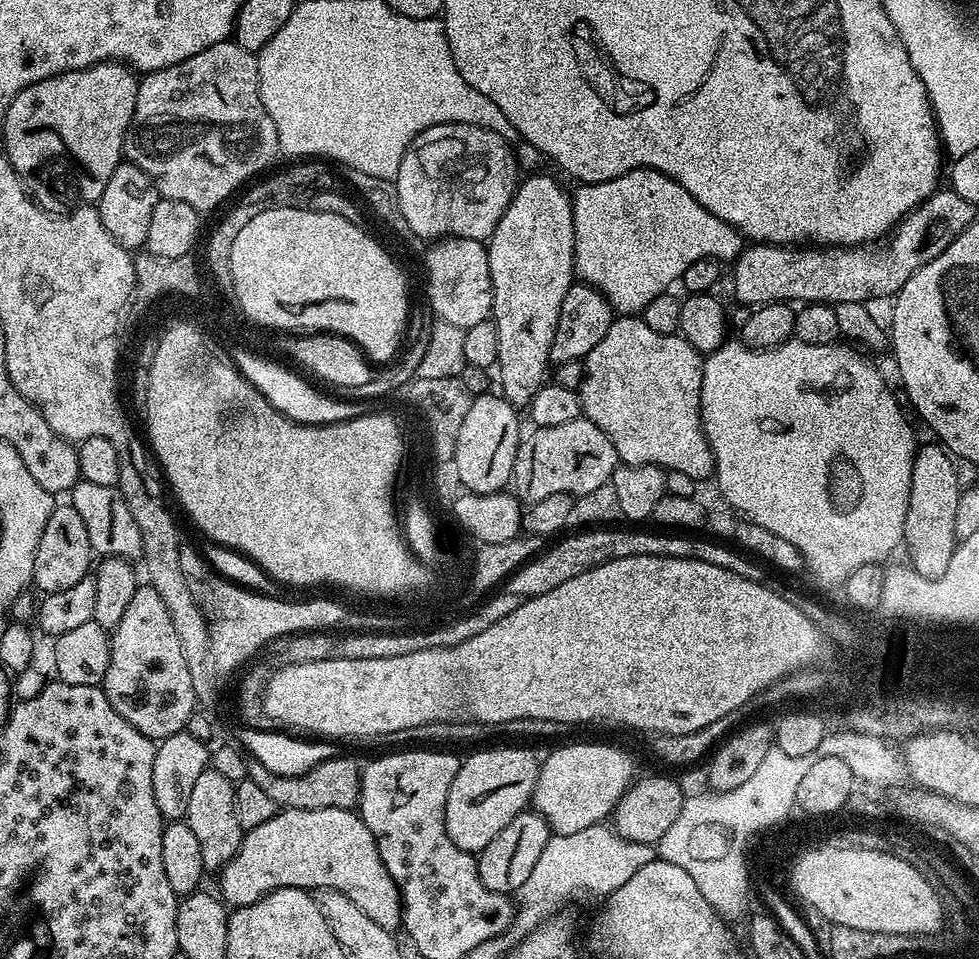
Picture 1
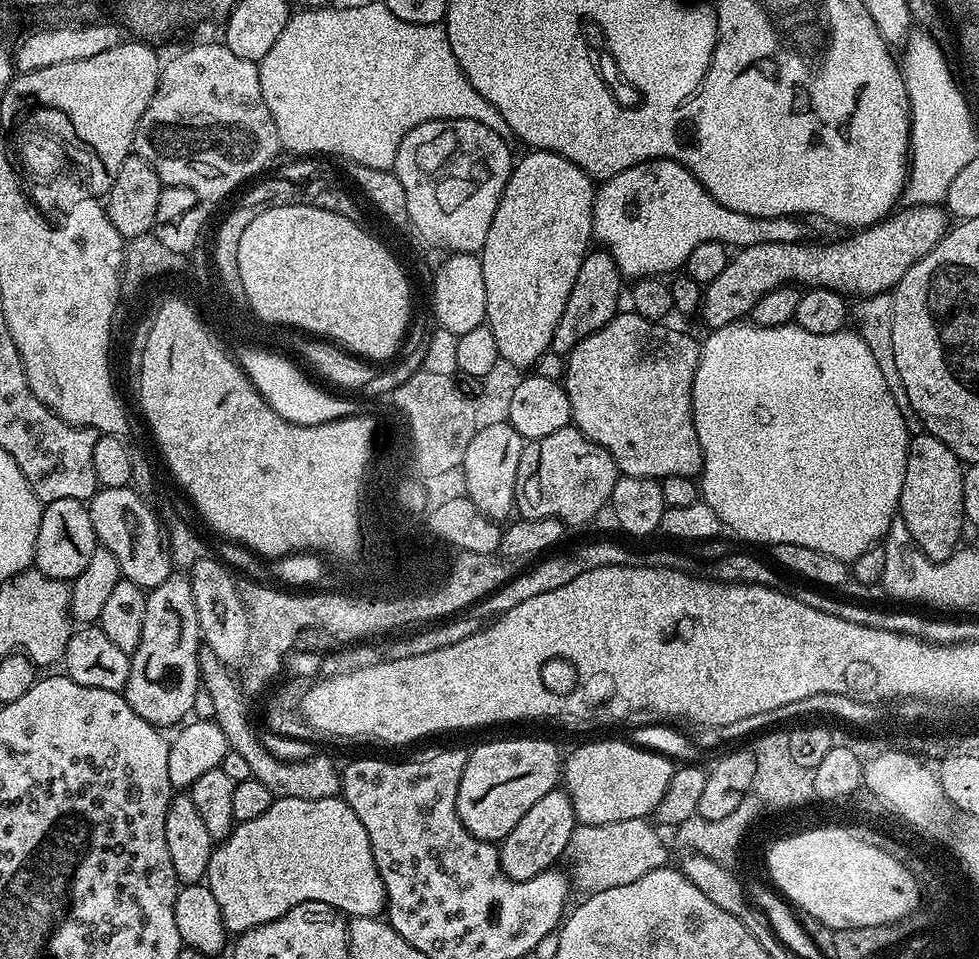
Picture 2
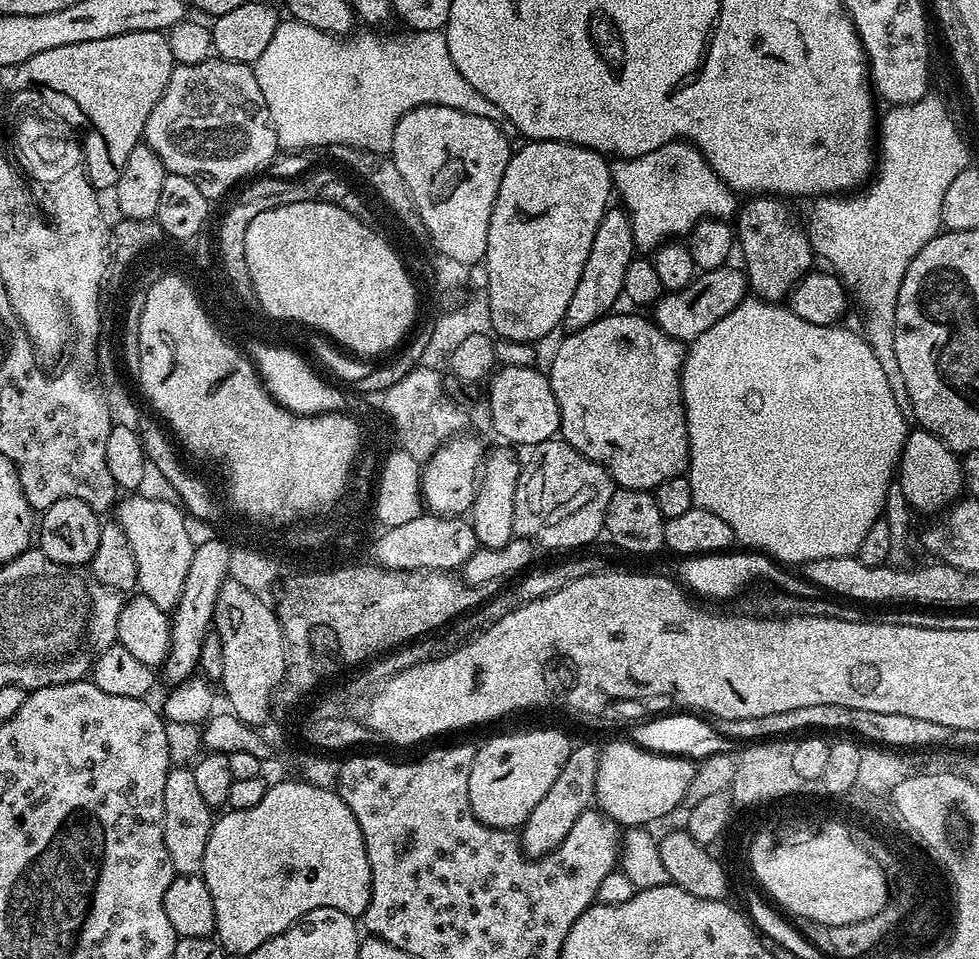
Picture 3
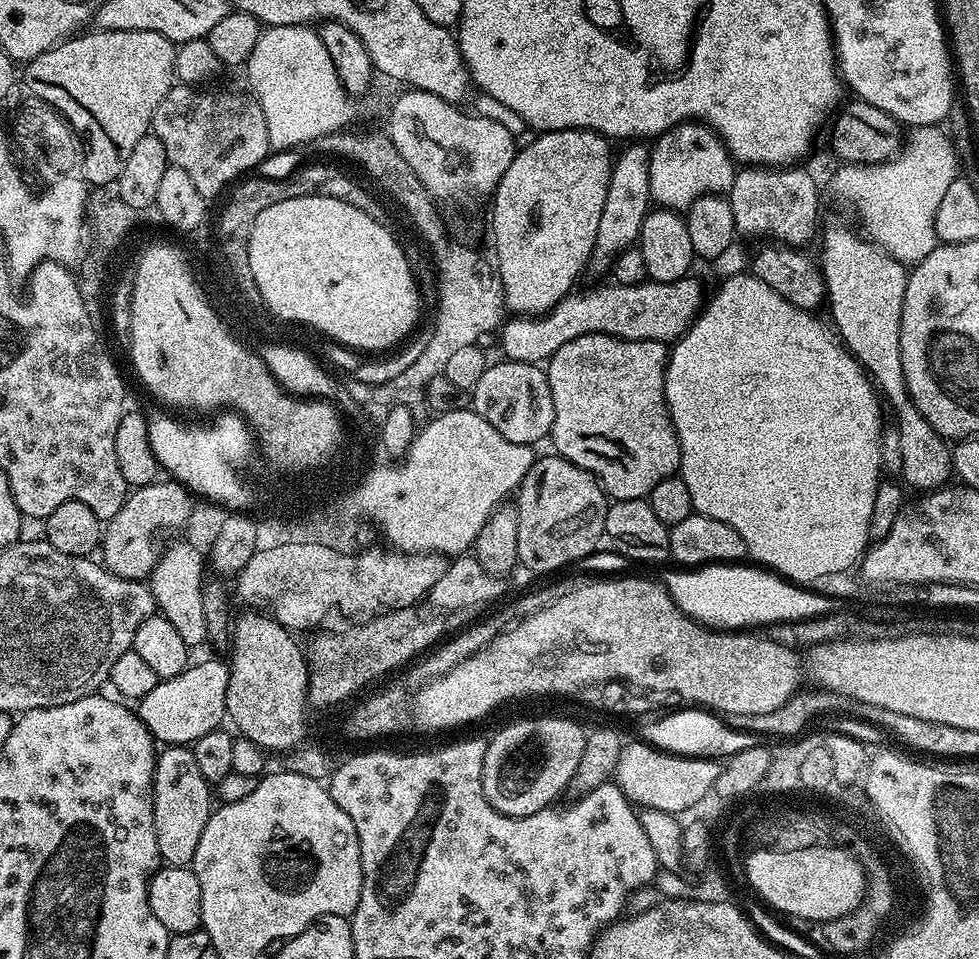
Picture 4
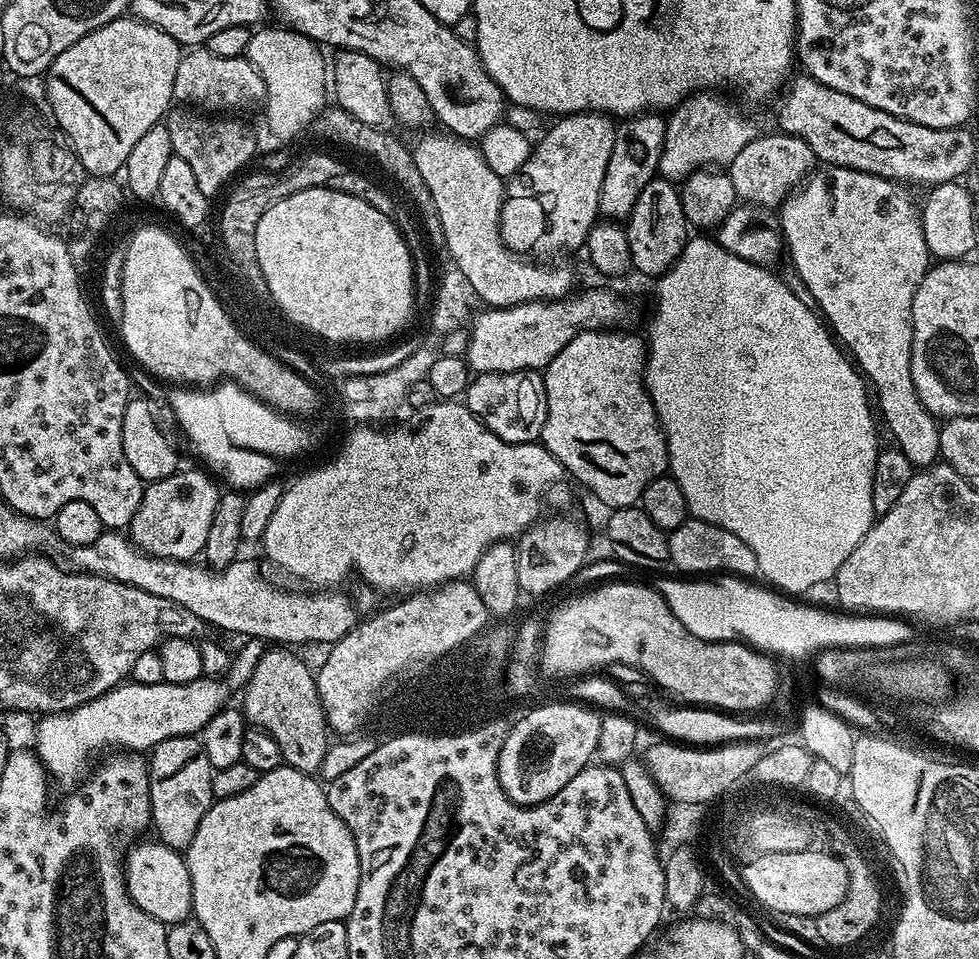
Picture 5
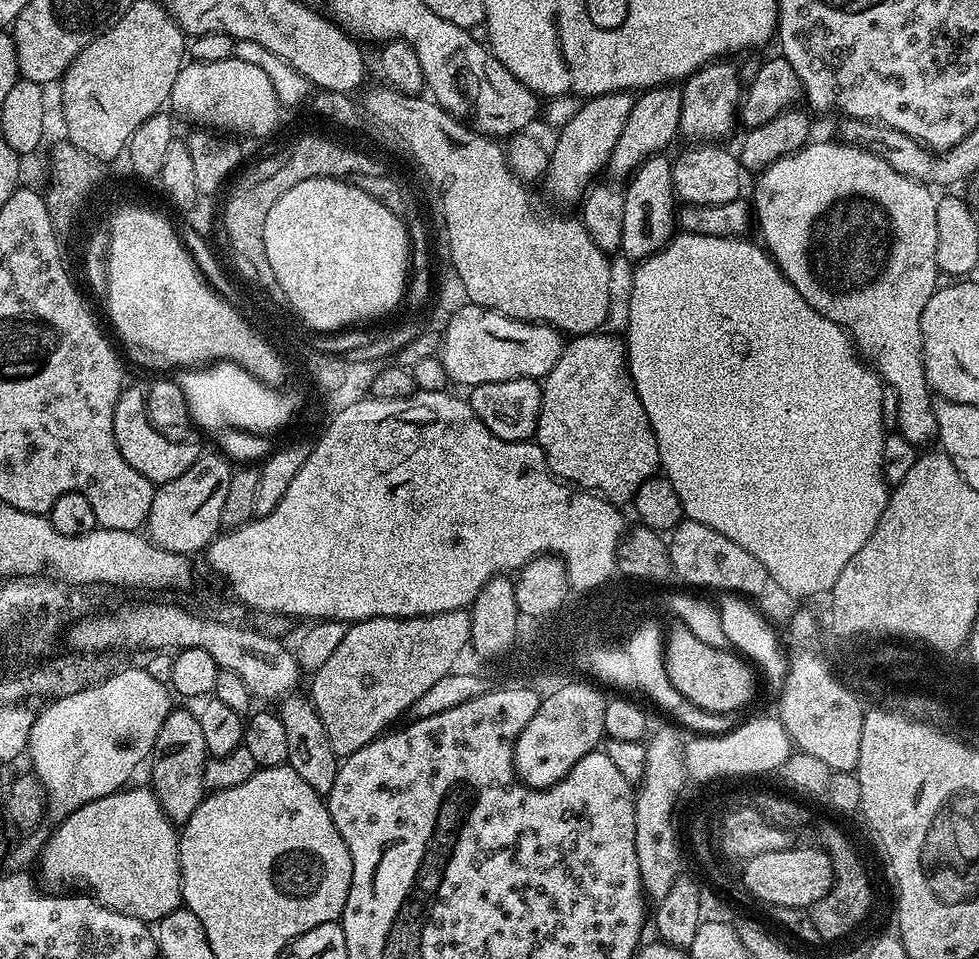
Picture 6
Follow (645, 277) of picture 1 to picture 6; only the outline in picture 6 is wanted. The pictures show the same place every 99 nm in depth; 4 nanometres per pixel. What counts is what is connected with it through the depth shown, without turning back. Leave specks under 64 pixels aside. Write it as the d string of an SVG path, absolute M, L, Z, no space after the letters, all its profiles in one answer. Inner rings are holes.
M721 58L704 68L697 68L694 75L682 84L682 118L679 135L689 136L692 142L716 142L719 136L728 136L738 124L738 109L742 99L742 80L736 68Z

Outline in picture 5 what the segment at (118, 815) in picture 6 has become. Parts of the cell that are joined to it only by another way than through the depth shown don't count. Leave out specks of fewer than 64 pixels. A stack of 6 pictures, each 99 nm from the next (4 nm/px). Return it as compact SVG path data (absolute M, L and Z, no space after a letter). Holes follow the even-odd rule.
M152 838L145 844L135 844L127 849L126 859L123 861L124 884L128 888L130 898L139 908L146 910L150 918L158 918L158 922L165 926L189 919L192 916L192 887L190 870L183 855L177 849Z

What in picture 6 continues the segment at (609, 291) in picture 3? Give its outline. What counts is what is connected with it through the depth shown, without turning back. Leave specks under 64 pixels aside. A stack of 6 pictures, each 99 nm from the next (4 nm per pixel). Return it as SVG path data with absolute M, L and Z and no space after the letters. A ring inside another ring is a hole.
M661 84L658 88L641 91L636 96L634 110L630 110L630 118L626 118L626 127L622 129L618 142L614 142L614 150L606 165L607 175L631 177L639 164L652 156L661 155L665 151L664 147L672 139L677 139L682 118L682 96L683 91L672 84Z

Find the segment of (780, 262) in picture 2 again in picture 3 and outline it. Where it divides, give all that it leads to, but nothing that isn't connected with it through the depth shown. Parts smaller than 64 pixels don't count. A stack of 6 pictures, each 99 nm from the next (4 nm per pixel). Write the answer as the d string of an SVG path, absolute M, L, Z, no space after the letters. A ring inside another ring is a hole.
M725 266L709 272L700 272L680 292L665 292L651 309L650 316L656 325L670 338L691 342L697 340L714 322L726 318L749 295L750 289L745 273L739 267Z

